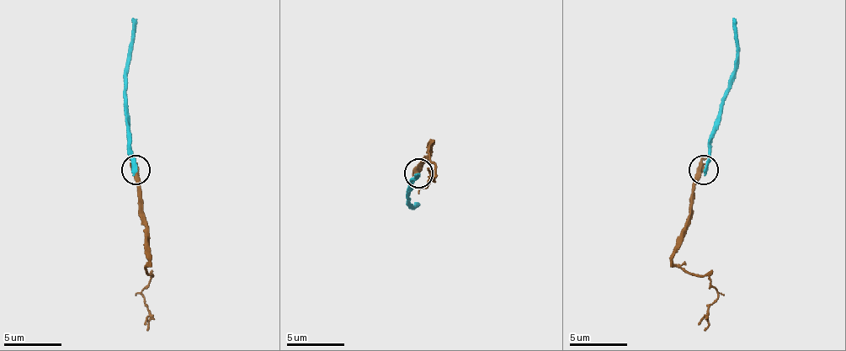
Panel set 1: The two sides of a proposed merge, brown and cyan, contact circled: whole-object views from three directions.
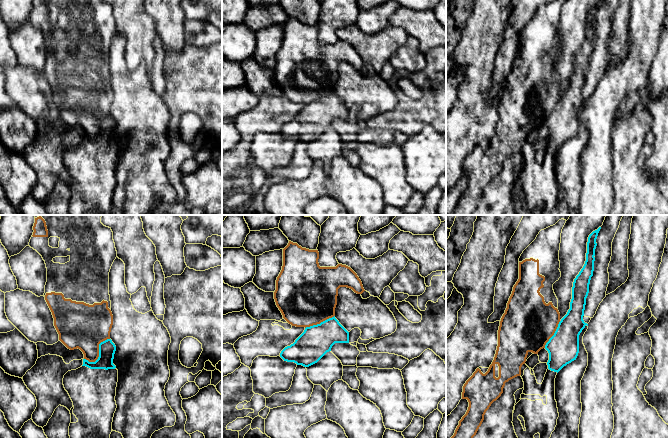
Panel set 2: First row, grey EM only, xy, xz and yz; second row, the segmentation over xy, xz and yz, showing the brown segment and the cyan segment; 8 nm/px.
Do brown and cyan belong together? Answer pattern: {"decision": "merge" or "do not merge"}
{"decision": "do not merge"}

